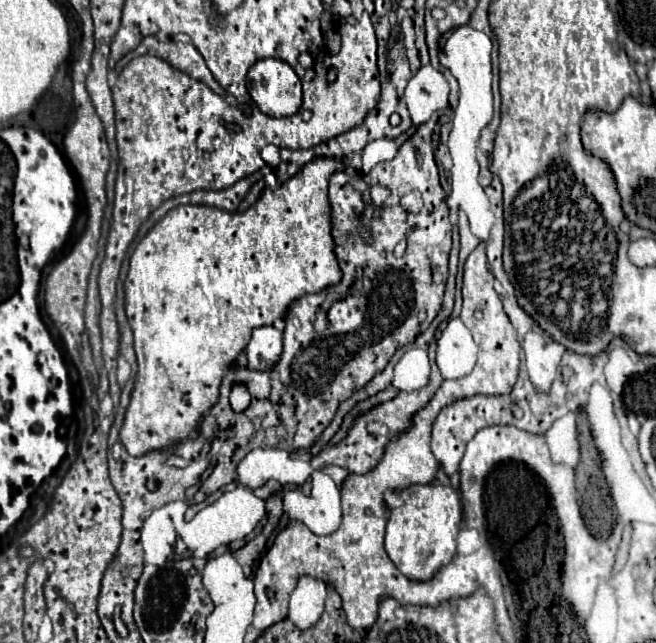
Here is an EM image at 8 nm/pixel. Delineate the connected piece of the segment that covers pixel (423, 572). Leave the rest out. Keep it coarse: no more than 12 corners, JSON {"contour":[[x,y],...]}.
{"contour":[[438,482],[400,492],[386,552],[414,582],[456,554],[462,504]]}

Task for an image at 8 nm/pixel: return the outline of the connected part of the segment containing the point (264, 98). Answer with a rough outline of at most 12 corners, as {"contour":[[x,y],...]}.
{"contour":[[278,58],[258,60],[248,92],[274,118],[302,106],[296,72]]}

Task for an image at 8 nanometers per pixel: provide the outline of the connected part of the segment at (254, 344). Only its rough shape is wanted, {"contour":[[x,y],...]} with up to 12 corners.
{"contour":[[256,328],[246,356],[250,370],[272,370],[282,356],[282,332]]}

